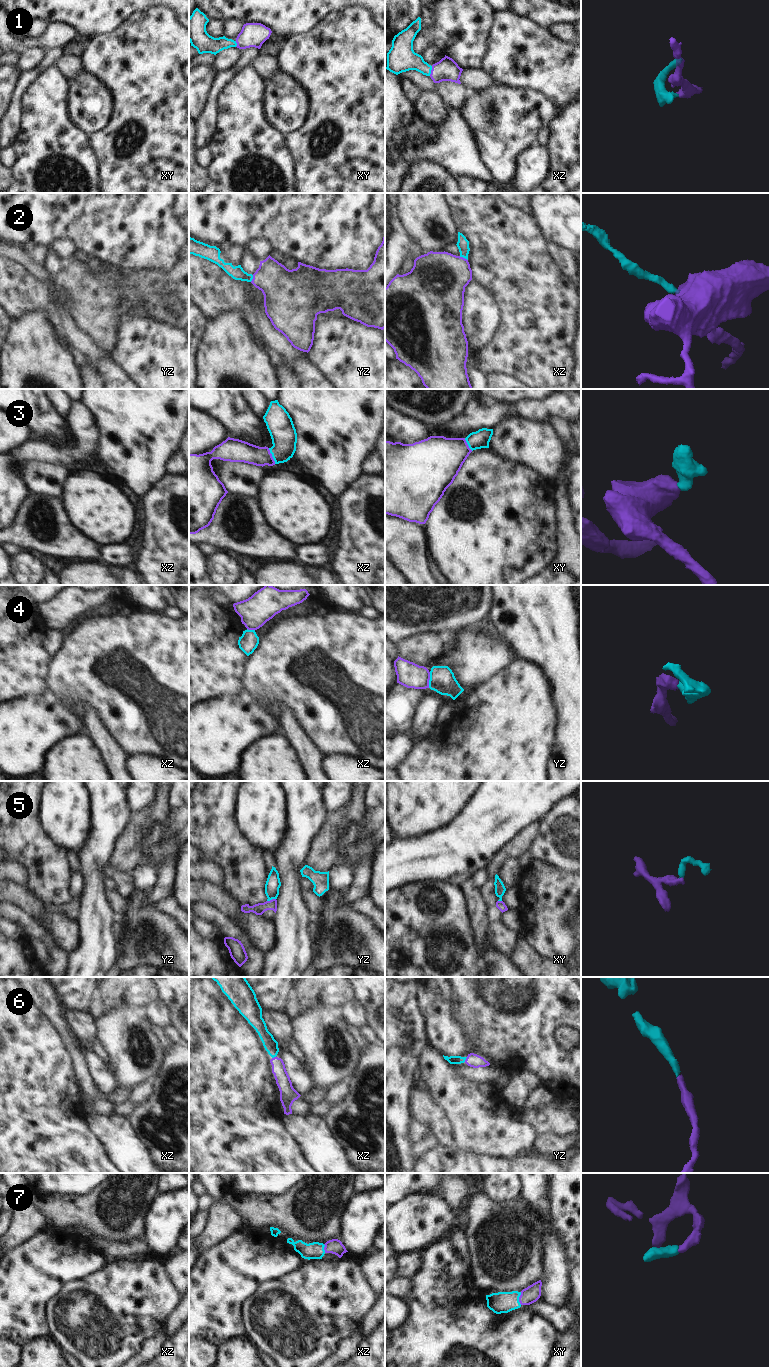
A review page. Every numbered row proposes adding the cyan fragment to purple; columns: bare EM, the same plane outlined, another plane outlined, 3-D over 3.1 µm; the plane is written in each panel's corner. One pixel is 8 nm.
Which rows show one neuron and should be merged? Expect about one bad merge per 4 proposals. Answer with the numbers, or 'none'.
1, 2, 3, 5, 6, 7

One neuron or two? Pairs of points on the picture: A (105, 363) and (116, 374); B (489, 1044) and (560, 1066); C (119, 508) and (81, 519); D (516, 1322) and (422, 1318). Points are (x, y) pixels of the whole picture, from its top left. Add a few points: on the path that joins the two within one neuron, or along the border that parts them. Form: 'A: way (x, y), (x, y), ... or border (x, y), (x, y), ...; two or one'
A: way (108, 366), (113, 371); one
B: way (507, 1044), (528, 1044), (542, 1055); one
C: way (110, 511), (90, 511); one
D: way (493, 1332), (450, 1332), (445, 1327); one

